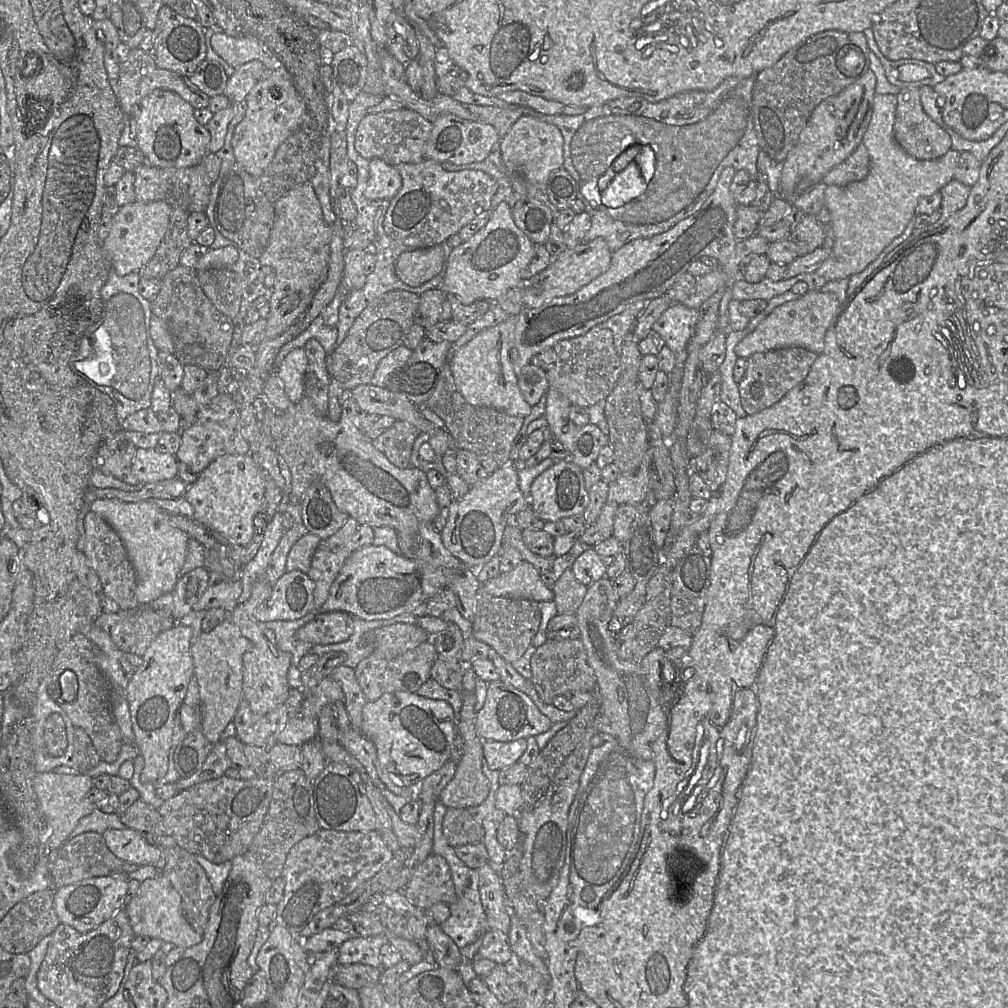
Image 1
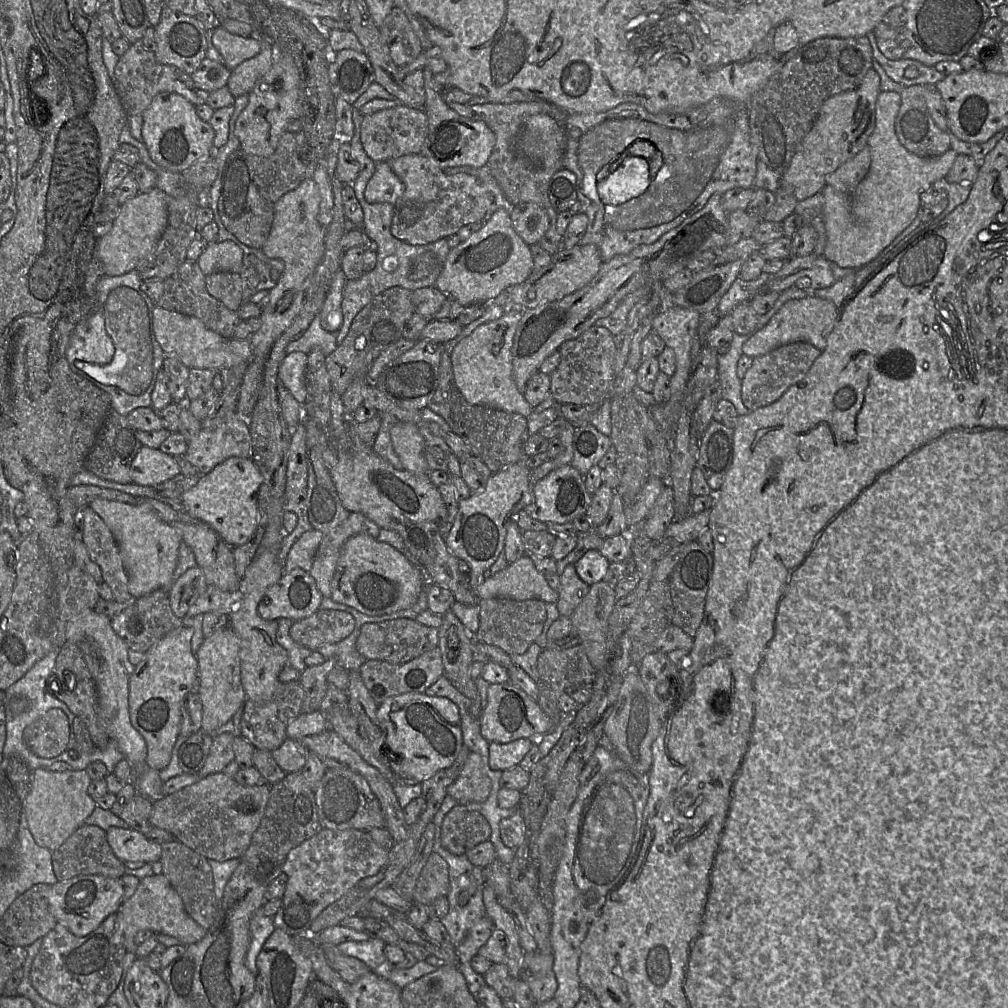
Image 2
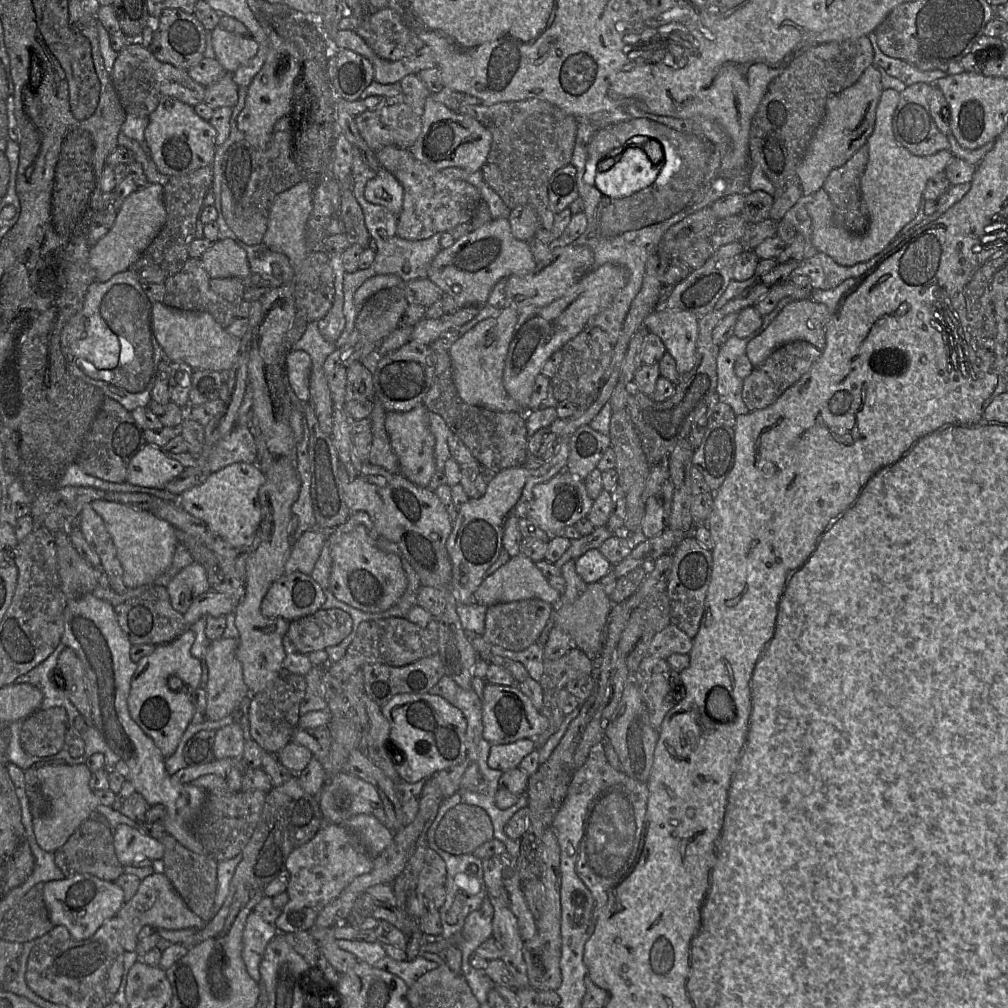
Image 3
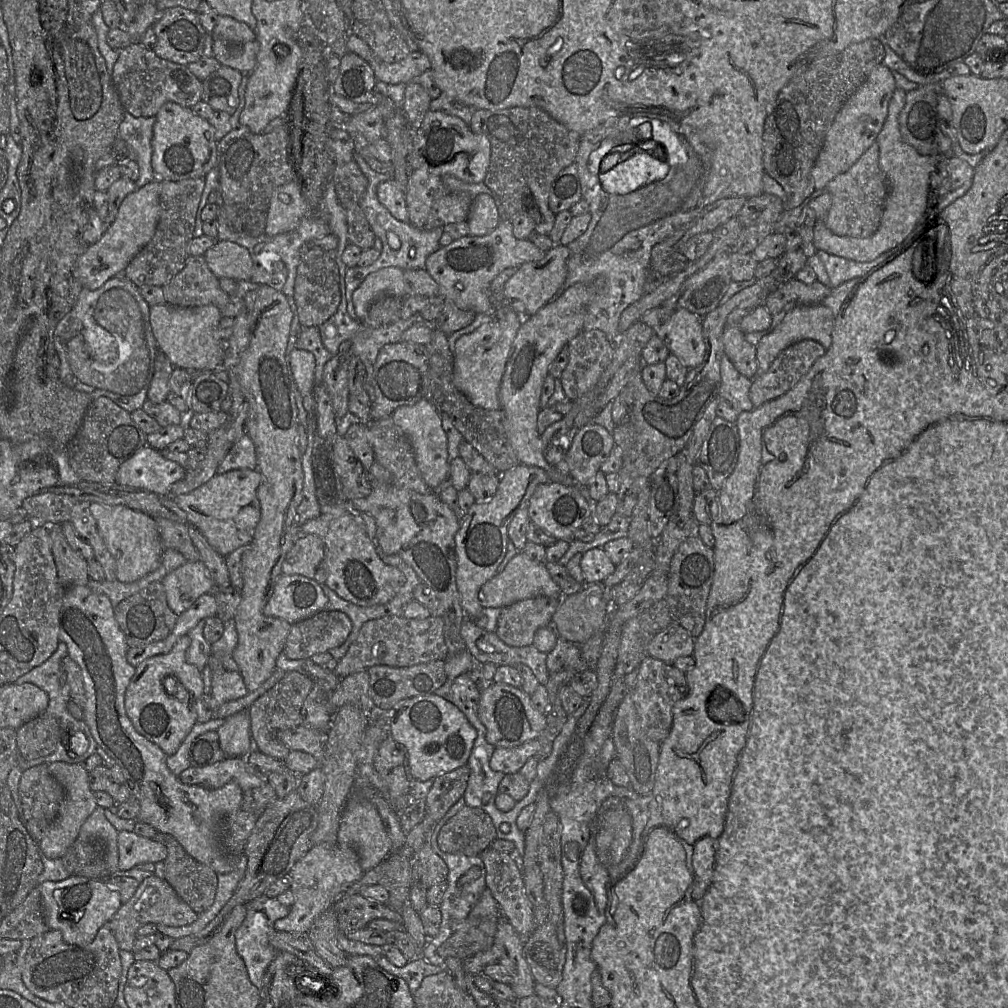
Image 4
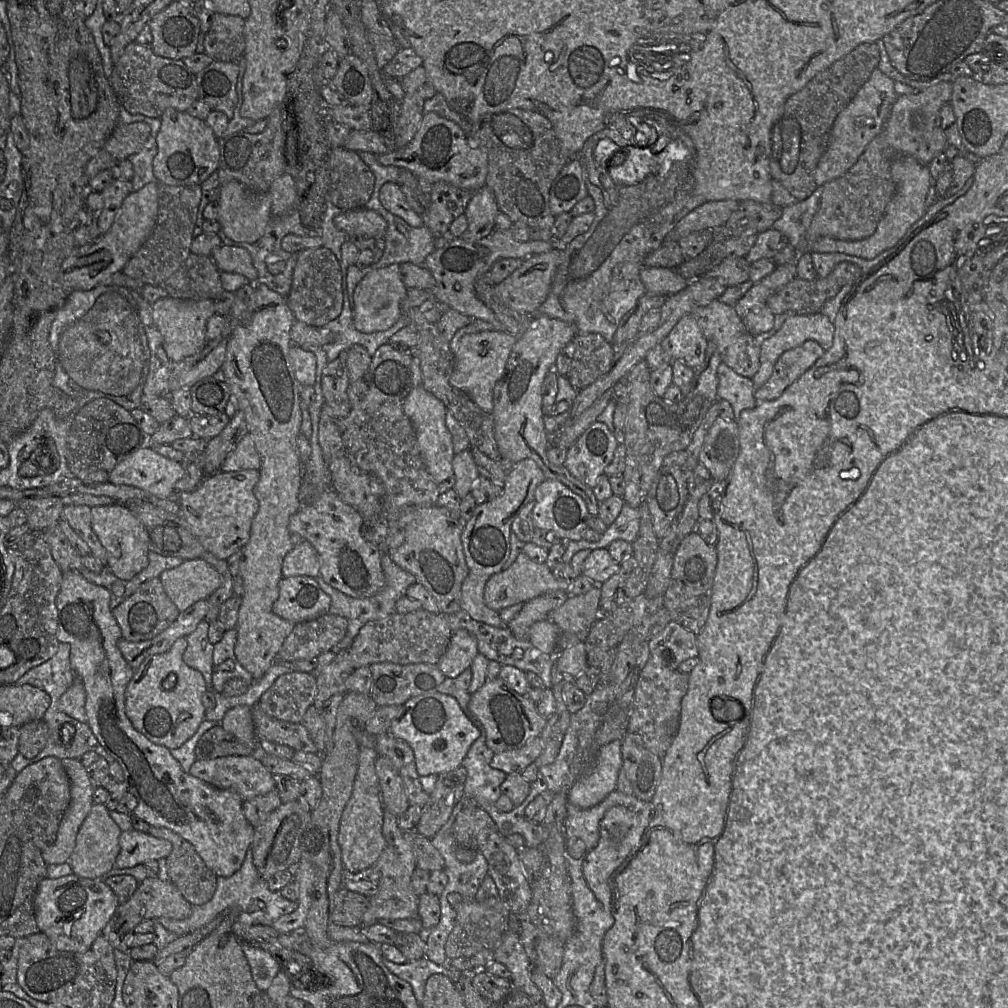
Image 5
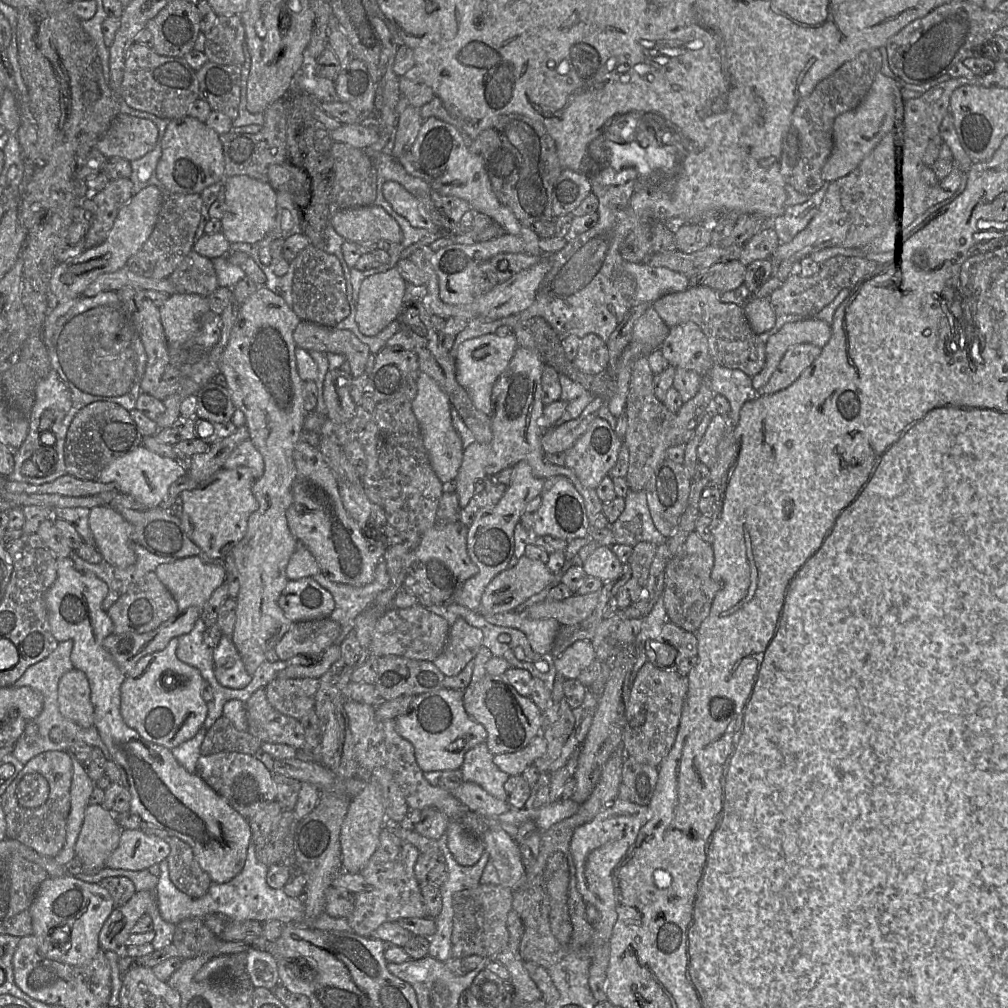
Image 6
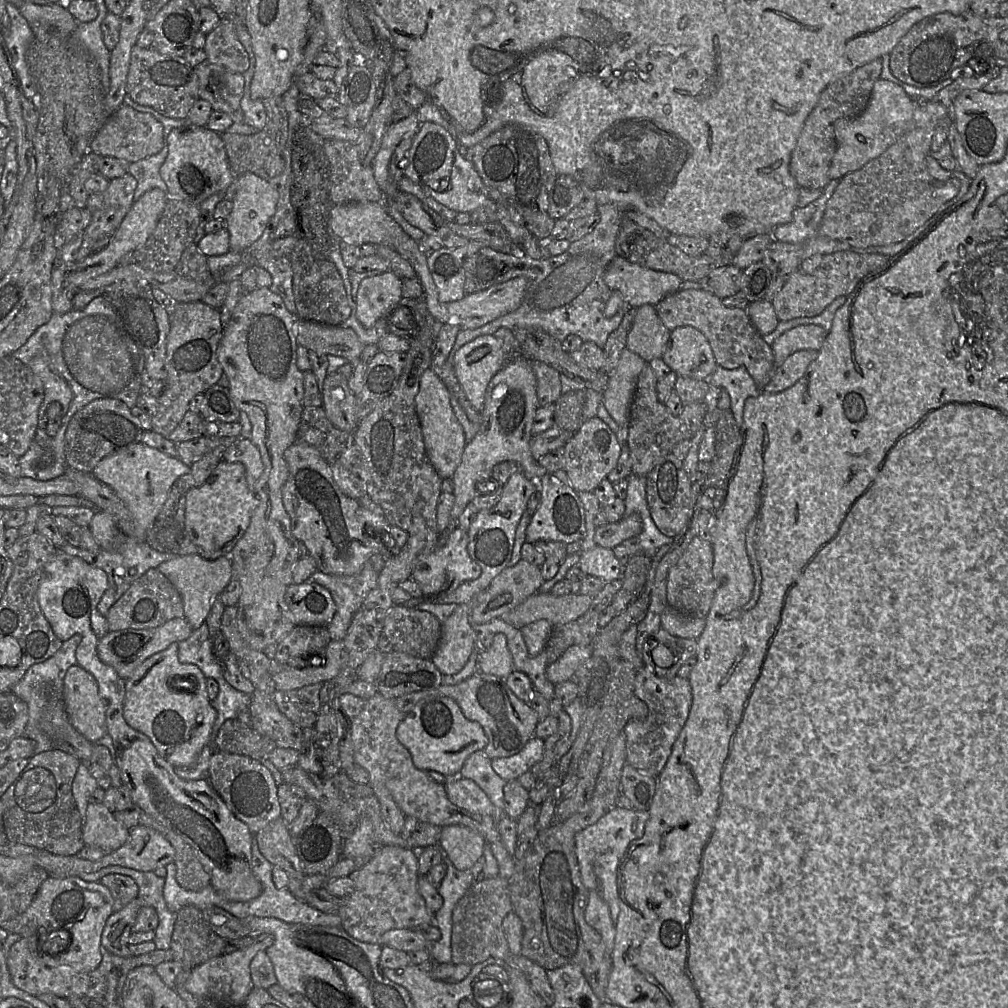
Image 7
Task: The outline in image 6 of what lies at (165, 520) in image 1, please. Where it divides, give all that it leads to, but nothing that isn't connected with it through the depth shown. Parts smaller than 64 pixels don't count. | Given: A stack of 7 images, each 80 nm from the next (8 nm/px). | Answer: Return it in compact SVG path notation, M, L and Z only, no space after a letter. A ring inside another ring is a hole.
M107 506L90 509L89 527L103 561L122 569L136 562L132 527L118 512Z

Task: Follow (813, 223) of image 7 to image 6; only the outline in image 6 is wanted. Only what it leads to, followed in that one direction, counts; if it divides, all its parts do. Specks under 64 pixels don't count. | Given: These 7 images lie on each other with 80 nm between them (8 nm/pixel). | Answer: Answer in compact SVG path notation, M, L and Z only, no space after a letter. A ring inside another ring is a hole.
M824 182L823 186L810 195L806 202L788 205L782 215L769 219L780 243L790 242L799 232L806 228L817 213L830 183Z

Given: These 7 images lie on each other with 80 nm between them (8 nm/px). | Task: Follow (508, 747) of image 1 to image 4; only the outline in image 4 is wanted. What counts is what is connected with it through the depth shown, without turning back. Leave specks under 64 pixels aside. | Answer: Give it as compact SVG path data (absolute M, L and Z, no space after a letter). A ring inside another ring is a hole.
M536 739L526 741L516 747L495 748L489 760L489 766L493 771L504 774L519 772L529 758L536 756L538 749L539 743Z

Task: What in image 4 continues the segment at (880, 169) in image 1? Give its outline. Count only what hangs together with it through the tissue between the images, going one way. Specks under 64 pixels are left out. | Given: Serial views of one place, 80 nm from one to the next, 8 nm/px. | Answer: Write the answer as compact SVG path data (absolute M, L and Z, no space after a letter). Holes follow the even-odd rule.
M895 89L884 109L883 123L876 138L879 147L879 165L888 181L888 194L883 204L880 223L876 231L866 238L838 236L825 226L831 196L822 191L821 195L809 201L815 212L816 223L813 227L813 246L817 251L842 257L856 262L873 261L879 255L890 252L891 256L900 252L912 236L925 224L925 216L930 211L928 196L931 194L929 178L938 162L949 155L920 155L902 140L896 114L902 102L901 90Z

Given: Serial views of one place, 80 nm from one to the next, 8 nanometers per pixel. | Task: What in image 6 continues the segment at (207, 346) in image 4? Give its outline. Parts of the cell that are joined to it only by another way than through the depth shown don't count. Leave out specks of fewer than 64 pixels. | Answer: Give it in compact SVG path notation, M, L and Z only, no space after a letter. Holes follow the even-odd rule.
M196 294L170 295L159 308L169 349L177 349L195 336L201 316L208 311L207 297Z

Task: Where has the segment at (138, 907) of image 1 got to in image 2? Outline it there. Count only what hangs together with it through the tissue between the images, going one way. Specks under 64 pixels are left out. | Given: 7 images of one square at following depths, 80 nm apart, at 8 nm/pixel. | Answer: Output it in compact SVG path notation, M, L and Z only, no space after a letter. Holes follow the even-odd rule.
M163 874L142 878L135 893L123 901L117 912L124 919L125 947L131 953L135 953L138 948L135 935L141 930L175 937L184 945L200 941L207 933L207 930L187 914L180 895Z

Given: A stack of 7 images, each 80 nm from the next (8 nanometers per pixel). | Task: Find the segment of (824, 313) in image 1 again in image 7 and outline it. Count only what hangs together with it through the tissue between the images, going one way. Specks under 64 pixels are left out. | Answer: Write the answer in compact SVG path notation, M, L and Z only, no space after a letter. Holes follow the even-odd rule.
M799 325L784 332L771 345L775 368L797 351L819 351L826 336L827 333L818 325Z

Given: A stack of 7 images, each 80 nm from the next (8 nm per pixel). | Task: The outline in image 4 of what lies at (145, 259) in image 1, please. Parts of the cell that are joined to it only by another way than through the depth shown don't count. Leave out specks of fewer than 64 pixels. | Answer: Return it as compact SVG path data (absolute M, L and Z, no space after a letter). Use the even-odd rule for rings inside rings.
M160 181L150 182L128 194L107 231L96 243L88 246L77 259L73 268L73 276L82 284L83 288L95 290L110 278L123 275L130 261L153 237L159 217Z

